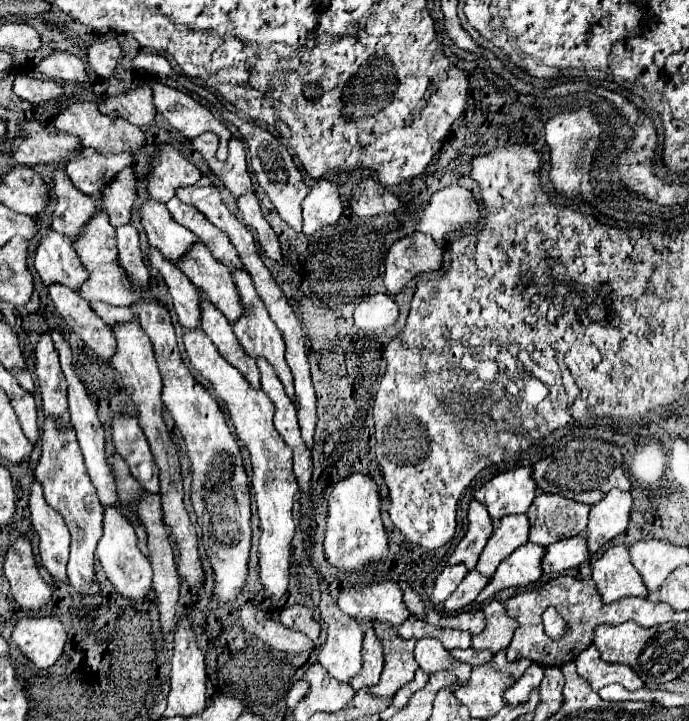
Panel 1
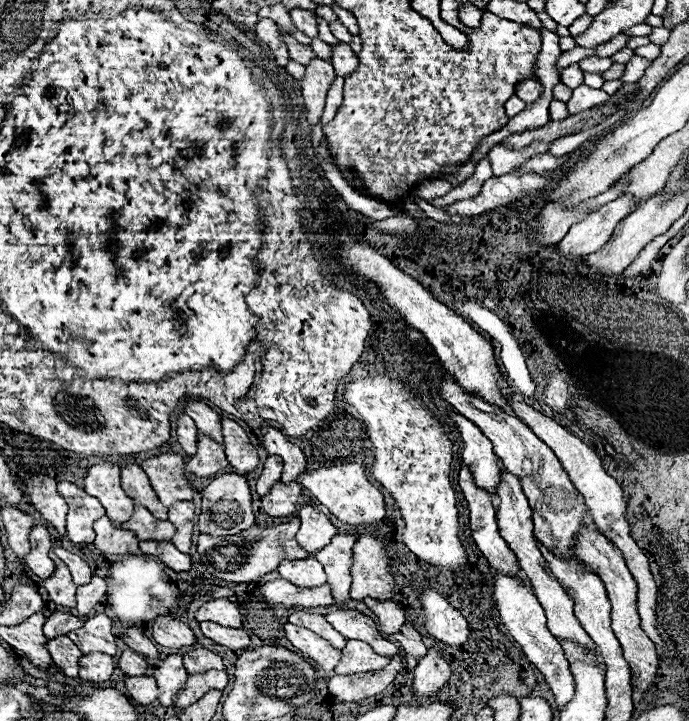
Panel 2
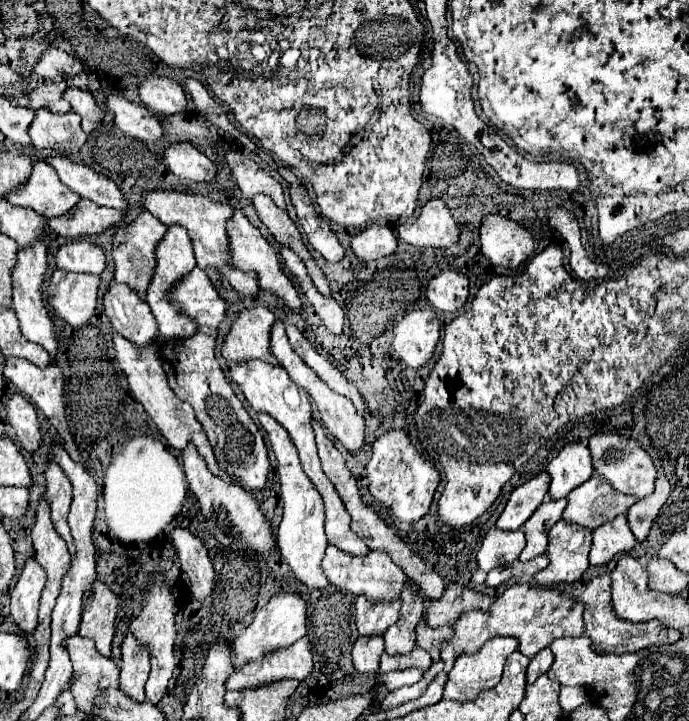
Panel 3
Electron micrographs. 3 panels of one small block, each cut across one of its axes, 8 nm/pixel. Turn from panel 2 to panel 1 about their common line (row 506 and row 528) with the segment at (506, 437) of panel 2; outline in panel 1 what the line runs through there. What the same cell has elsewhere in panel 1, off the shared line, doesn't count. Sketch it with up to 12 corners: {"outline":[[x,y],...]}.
{"outline":[[540,494],[528,510],[530,542],[582,534],[588,504]]}

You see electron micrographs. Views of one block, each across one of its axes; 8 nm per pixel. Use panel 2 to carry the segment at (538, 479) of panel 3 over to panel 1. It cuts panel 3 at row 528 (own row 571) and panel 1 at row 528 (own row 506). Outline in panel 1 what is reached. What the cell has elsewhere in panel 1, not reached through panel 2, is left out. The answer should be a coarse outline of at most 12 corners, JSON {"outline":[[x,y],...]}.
{"outline":[[480,502],[468,510],[468,532],[450,564],[472,570],[492,536],[492,516]]}

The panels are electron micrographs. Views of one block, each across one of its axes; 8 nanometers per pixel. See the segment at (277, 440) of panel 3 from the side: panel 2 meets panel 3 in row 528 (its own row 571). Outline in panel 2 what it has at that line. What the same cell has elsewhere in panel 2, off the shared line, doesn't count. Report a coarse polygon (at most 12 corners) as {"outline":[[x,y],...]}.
{"outline":[[284,560],[282,578],[300,588],[326,584],[318,560]]}

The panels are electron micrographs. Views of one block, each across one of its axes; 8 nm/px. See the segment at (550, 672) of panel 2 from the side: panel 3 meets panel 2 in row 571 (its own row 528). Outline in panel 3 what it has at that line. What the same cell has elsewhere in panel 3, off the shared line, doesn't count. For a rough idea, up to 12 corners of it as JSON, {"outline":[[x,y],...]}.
{"outline":[[490,528],[478,566],[490,572],[512,564],[526,546],[522,530]]}

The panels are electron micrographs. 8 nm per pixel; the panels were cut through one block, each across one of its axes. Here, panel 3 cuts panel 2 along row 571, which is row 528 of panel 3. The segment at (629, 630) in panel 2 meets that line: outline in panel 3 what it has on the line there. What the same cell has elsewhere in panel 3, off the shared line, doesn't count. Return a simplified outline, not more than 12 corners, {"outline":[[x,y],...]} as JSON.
{"outline":[[626,514],[592,530],[590,564],[636,544]]}

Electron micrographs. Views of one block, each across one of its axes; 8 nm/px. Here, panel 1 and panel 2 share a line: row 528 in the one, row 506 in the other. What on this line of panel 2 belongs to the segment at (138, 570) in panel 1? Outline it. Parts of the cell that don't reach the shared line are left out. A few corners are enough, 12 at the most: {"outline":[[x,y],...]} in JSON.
{"outline":[[120,466],[88,470],[84,490],[100,500],[114,526],[134,512],[120,486]]}

